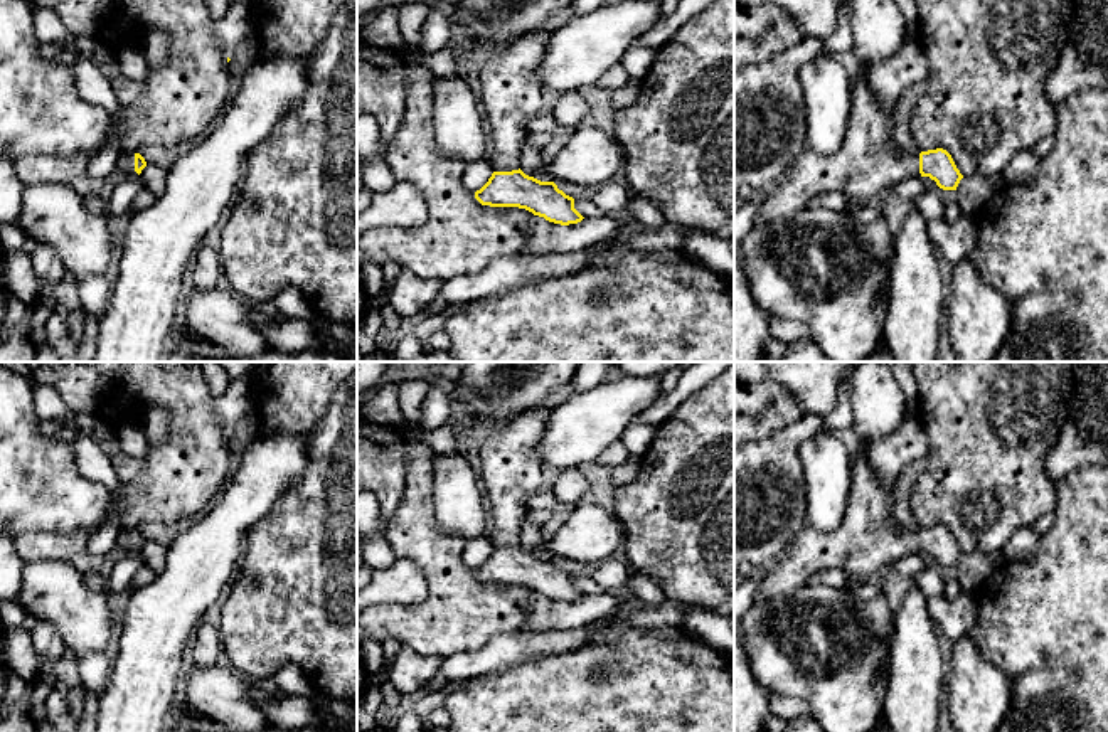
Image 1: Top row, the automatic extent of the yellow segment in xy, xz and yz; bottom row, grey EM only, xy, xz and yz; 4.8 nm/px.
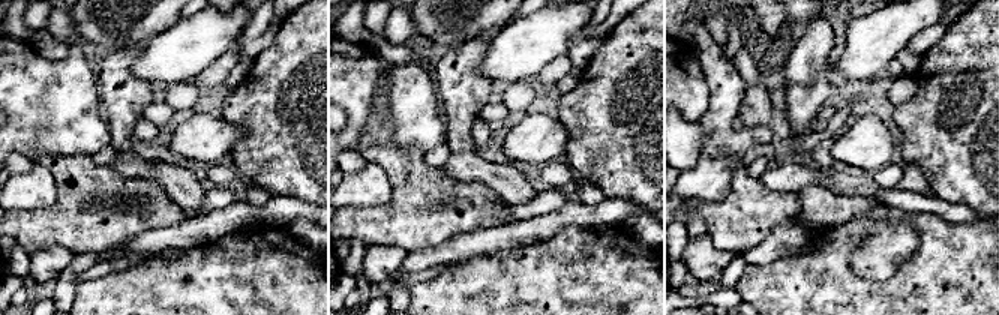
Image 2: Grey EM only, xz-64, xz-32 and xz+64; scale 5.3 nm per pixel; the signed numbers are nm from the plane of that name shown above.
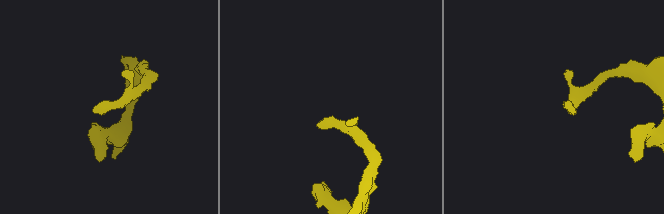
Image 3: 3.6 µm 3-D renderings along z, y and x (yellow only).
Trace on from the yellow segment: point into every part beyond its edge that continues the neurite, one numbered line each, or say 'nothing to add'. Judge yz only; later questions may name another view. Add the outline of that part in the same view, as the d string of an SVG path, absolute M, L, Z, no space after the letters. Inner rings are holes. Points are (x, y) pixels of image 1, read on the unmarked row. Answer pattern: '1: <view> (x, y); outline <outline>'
1: yz (866, 542); outline M869 439L859 443L840 527L830 533L810 527L800 530L788 549L766 565L753 602L791 596L810 576L830 567L842 567L864 581L908 554L921 554L919 532L891 523L896 491L886 490L871 466L874 444Z

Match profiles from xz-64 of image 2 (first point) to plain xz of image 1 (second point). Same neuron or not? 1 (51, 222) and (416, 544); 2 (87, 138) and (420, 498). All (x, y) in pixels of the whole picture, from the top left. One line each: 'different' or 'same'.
1: same
2: different

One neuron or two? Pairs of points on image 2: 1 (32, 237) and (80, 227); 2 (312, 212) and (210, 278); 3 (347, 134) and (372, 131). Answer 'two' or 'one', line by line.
1: one
2: two
3: two

